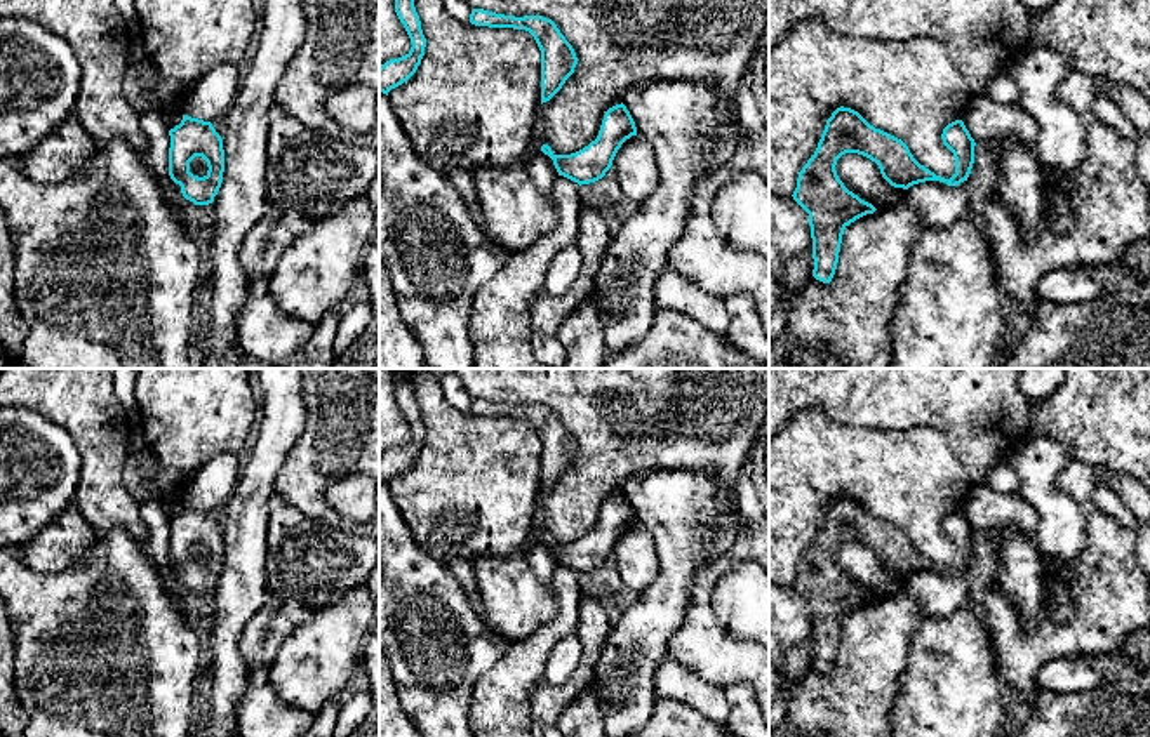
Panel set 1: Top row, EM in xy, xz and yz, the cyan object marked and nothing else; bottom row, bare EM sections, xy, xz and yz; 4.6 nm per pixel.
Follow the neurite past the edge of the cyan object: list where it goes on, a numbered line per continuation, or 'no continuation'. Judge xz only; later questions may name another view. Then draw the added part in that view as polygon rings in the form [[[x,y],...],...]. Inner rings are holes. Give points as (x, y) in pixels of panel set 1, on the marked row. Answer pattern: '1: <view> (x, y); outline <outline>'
no continuation

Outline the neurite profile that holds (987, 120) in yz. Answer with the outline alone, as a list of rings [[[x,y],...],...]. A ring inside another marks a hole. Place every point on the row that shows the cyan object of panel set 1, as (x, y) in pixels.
[[[973,94],[960,120],[974,143],[1016,137],[1033,146],[1039,134],[1039,125],[1018,103],[997,103],[986,94]]]

